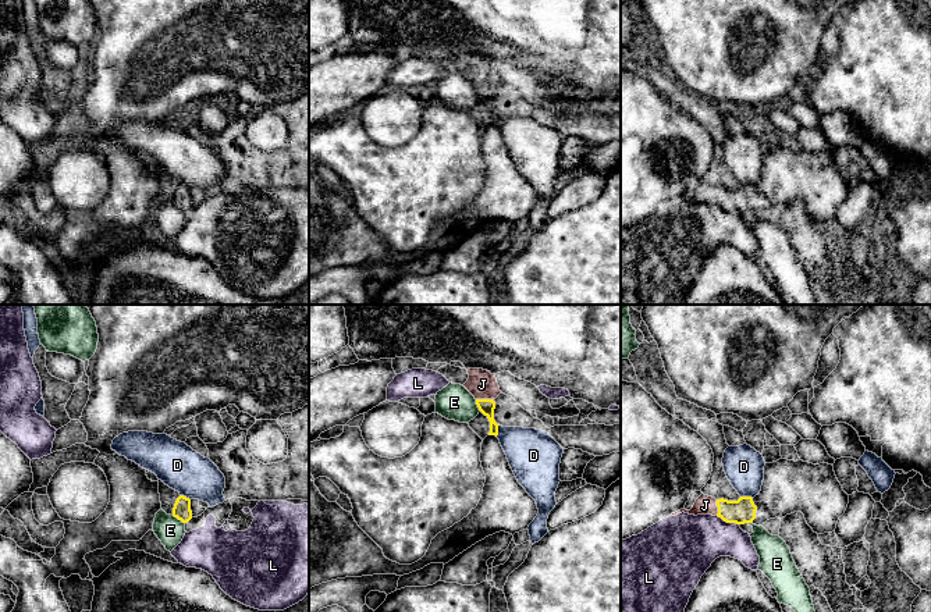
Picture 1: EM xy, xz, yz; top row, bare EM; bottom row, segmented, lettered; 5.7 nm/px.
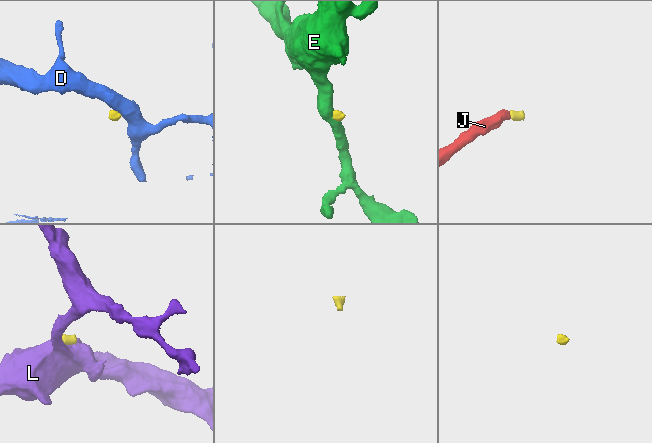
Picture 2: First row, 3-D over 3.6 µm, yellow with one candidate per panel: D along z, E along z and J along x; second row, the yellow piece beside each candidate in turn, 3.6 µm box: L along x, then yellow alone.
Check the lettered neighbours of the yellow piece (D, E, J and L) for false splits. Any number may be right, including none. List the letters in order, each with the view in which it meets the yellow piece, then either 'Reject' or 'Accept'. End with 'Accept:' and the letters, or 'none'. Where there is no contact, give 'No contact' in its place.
D: Touches yellow in yz. Reject
E: Touches yellow in xy. Reject
J: Touches yellow in xz. Accept
L: Touches yellow in yz. Reject
Accept: J

